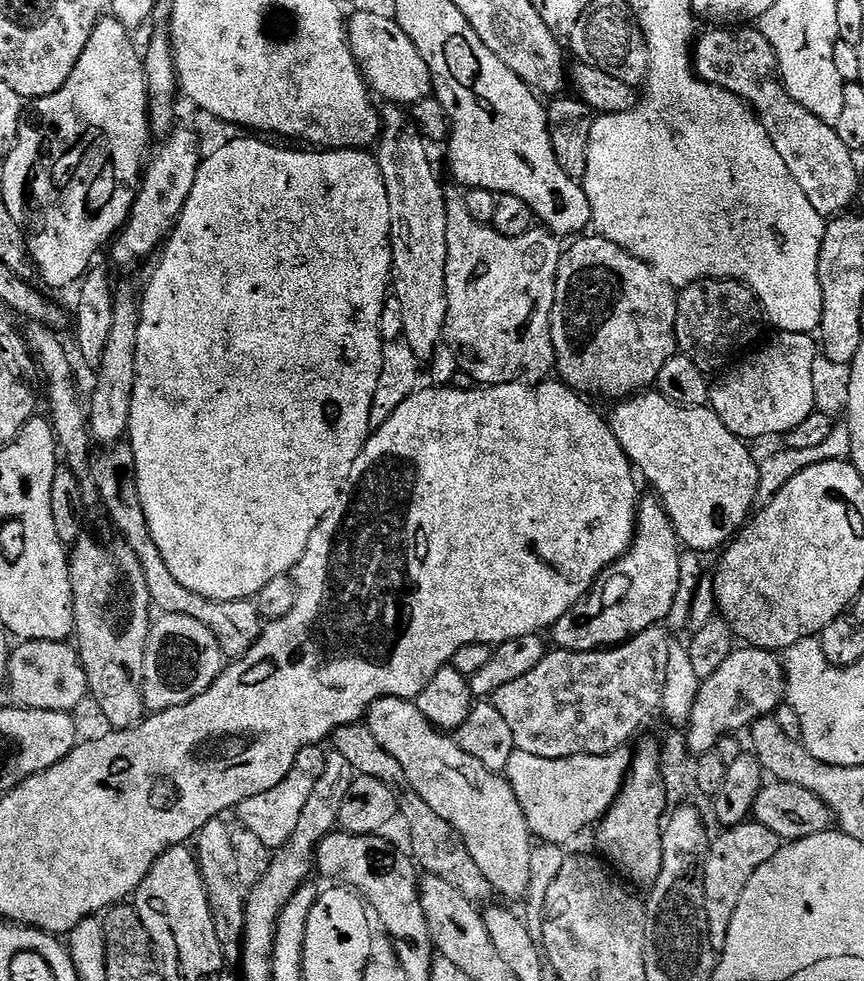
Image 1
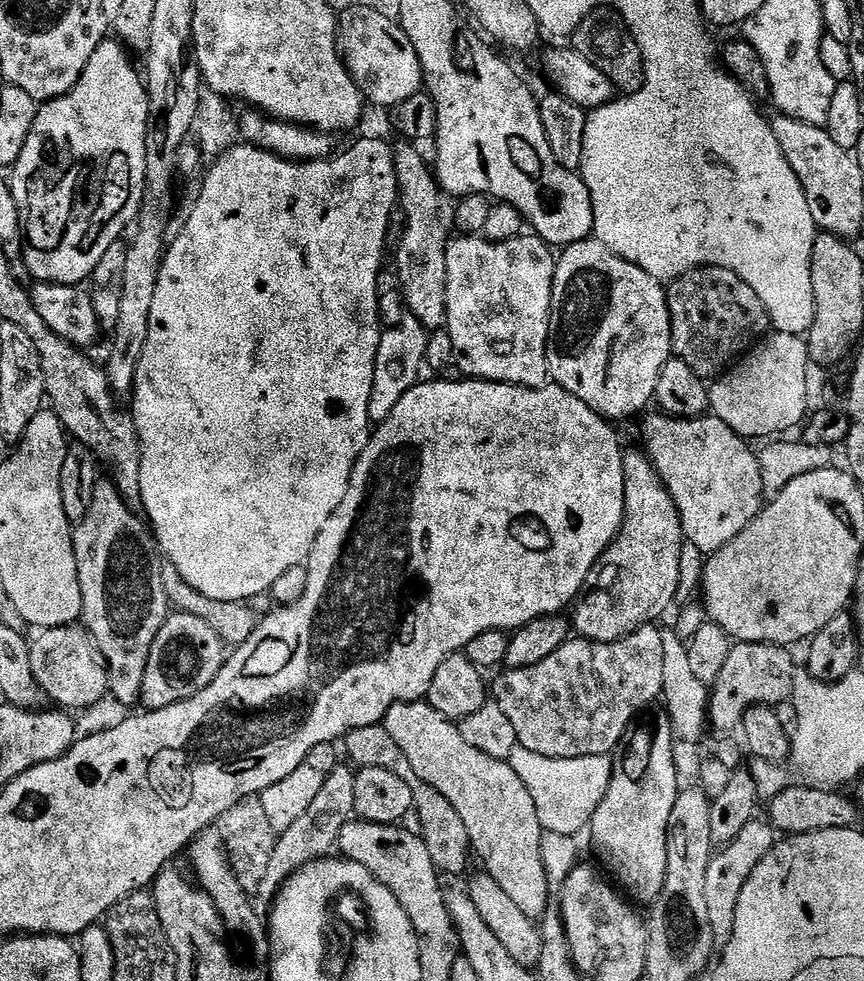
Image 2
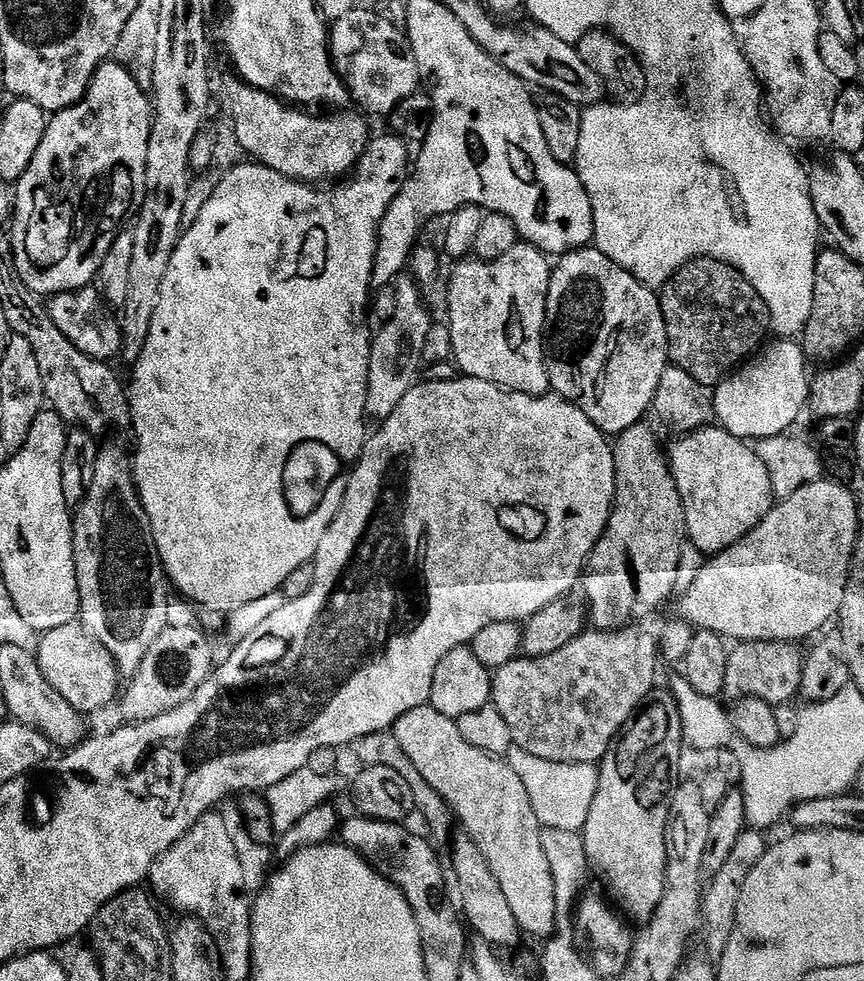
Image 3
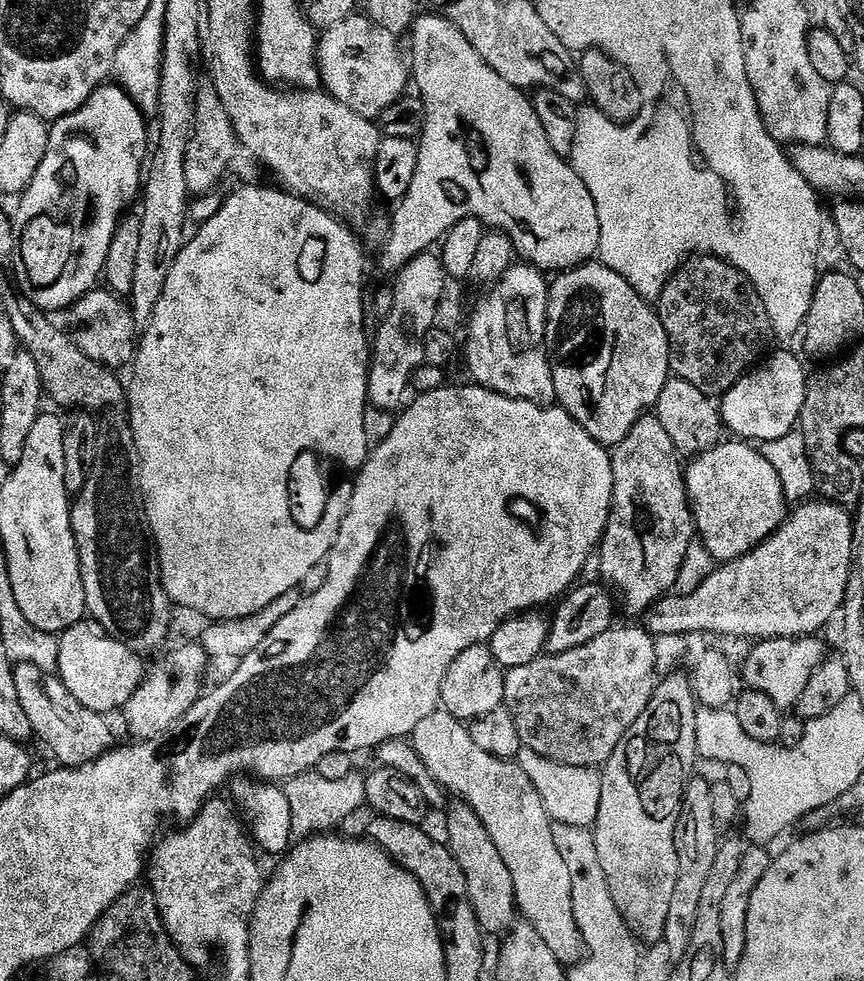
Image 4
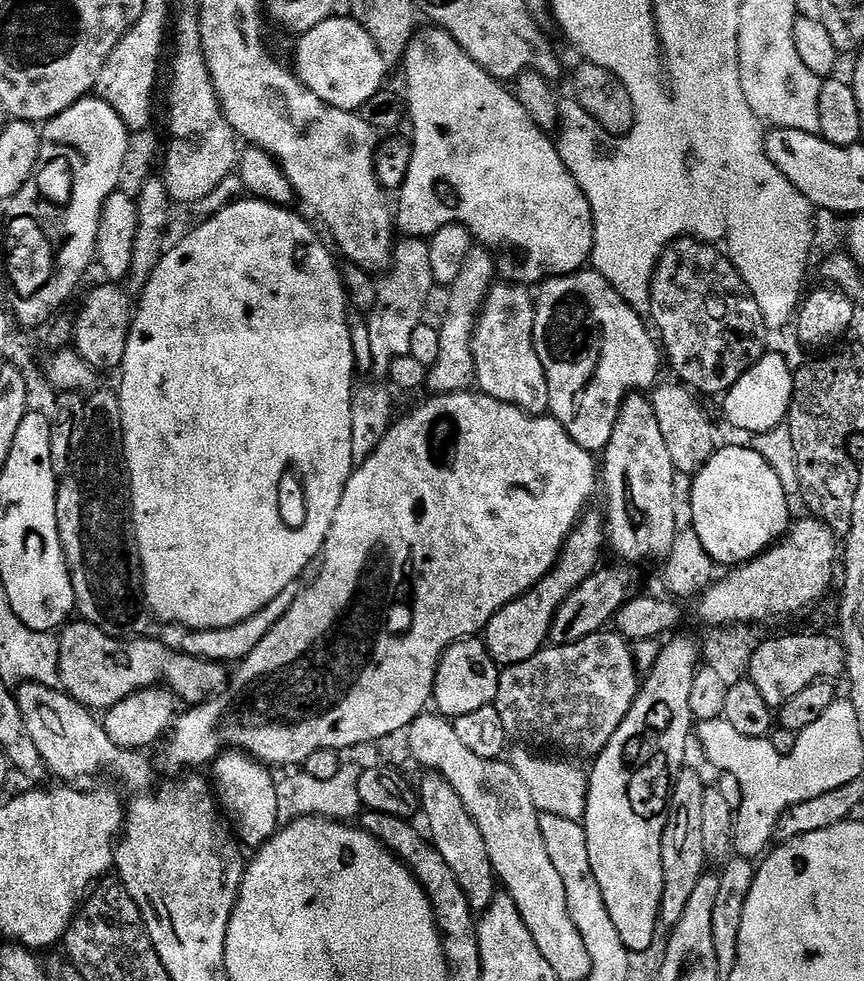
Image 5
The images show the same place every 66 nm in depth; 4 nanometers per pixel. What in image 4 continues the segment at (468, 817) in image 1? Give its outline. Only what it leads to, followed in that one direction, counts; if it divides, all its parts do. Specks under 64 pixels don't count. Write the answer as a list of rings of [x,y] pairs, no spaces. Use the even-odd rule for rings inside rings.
[[[443,710],[422,718],[411,734],[410,743],[436,783],[468,804],[488,831],[501,855],[506,875],[514,878],[519,915],[542,934],[542,942],[560,954],[581,943],[576,916],[572,913],[570,870],[566,870],[566,862],[562,862],[562,854],[554,846],[552,824],[542,806],[542,798],[538,798],[538,790],[534,790],[520,765],[494,758],[474,746],[471,731]]]

